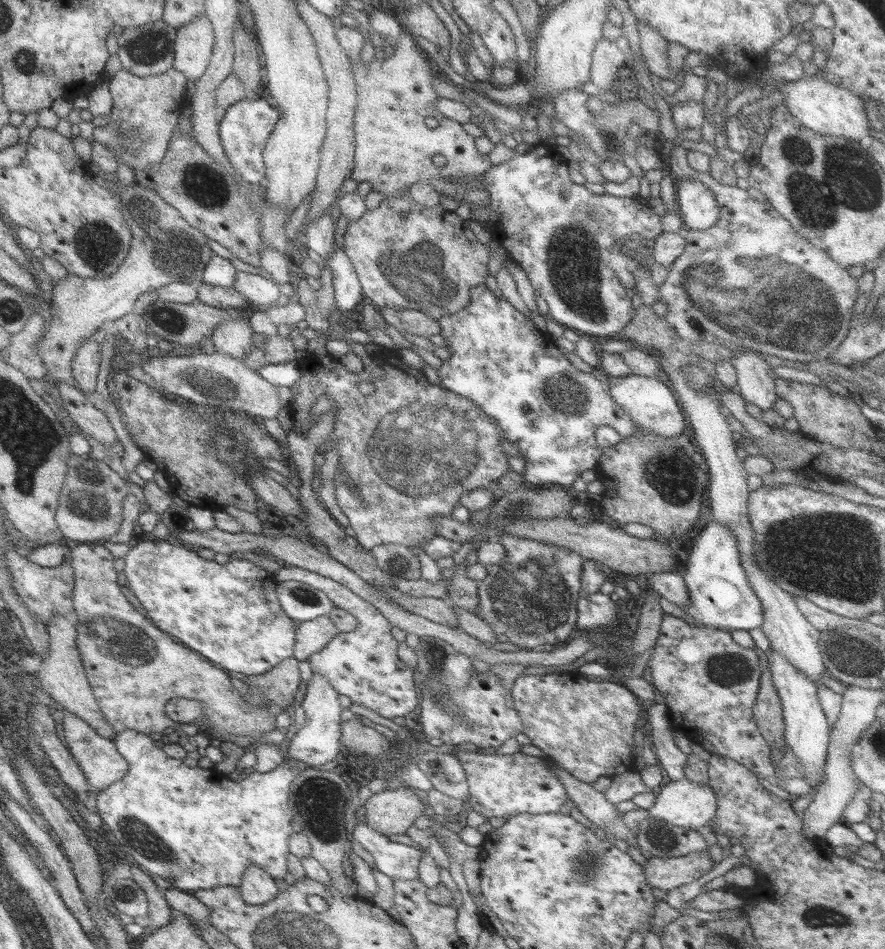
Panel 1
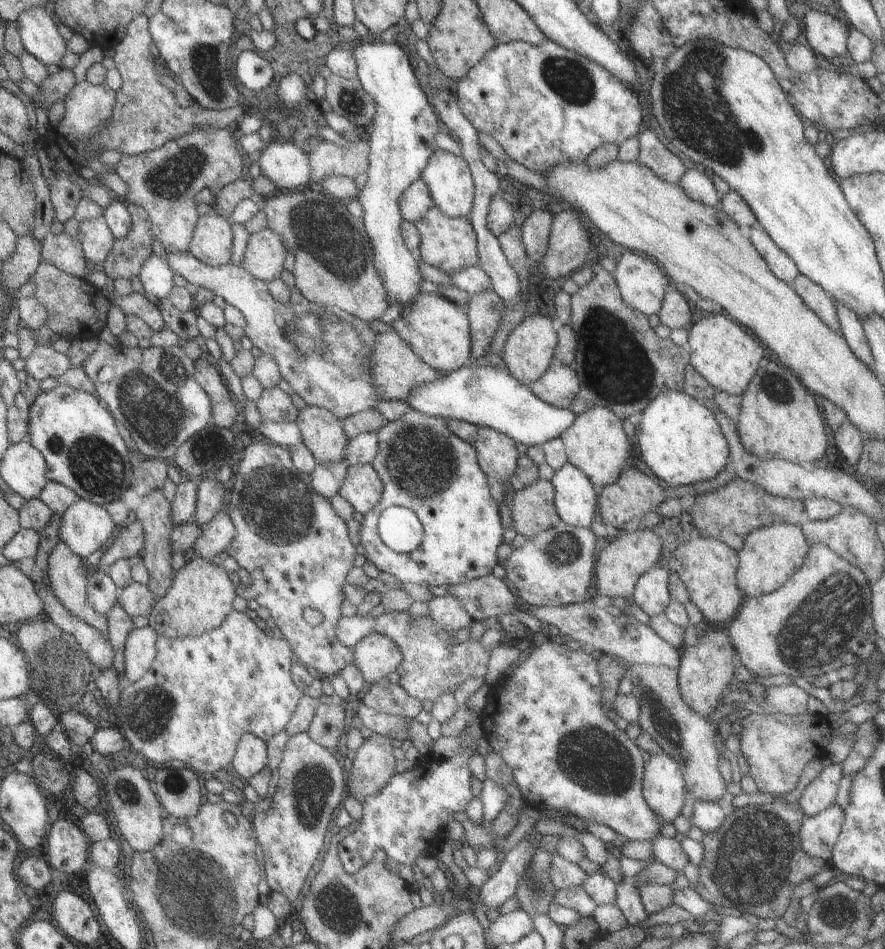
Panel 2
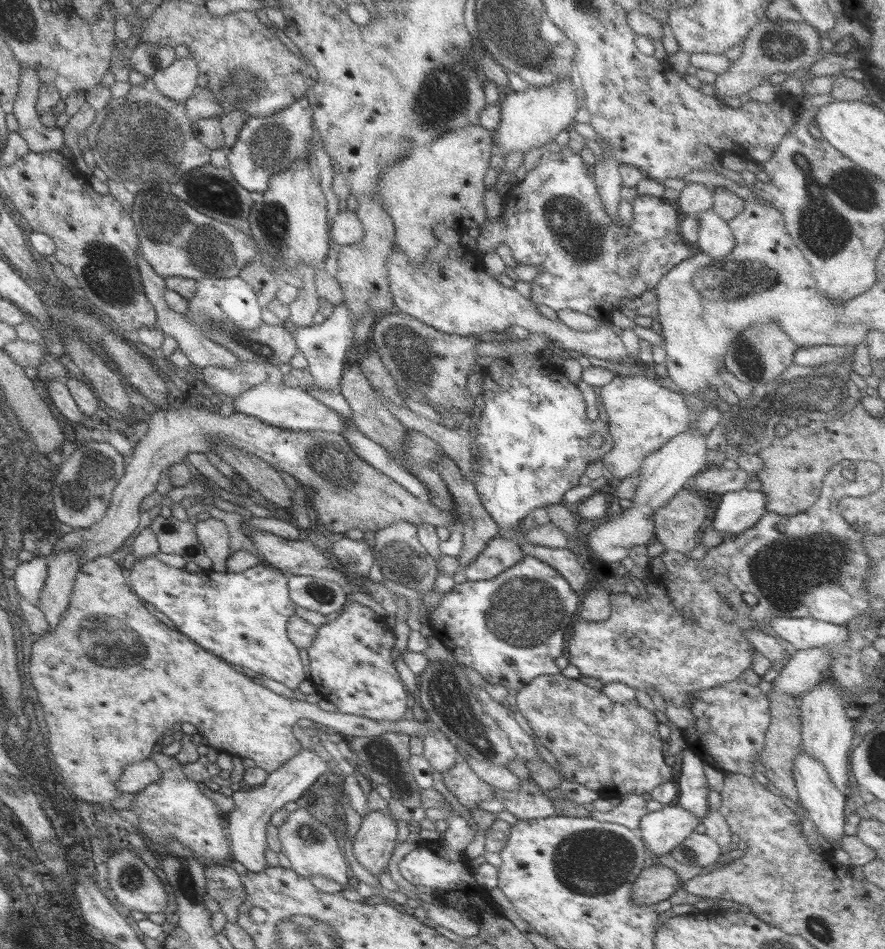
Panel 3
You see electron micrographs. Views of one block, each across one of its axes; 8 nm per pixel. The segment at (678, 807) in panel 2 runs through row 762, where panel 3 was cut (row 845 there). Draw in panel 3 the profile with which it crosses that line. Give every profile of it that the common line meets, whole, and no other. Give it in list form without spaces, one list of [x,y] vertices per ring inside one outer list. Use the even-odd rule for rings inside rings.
[[[673,803],[664,805],[661,810],[656,812],[648,812],[648,815],[640,820],[639,830],[645,846],[651,850],[651,856],[657,857],[664,856],[664,854],[675,850],[680,843],[684,842],[694,833],[695,828],[700,823],[696,816],[692,815],[688,810]]]

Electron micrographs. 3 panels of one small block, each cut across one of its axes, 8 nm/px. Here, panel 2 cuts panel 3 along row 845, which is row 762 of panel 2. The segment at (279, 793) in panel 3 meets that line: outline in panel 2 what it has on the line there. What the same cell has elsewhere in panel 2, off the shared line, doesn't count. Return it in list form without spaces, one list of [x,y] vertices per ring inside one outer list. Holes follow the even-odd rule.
[[[246,733],[238,741],[229,767],[240,780],[247,782],[267,766],[267,762],[267,742],[252,733]]]

